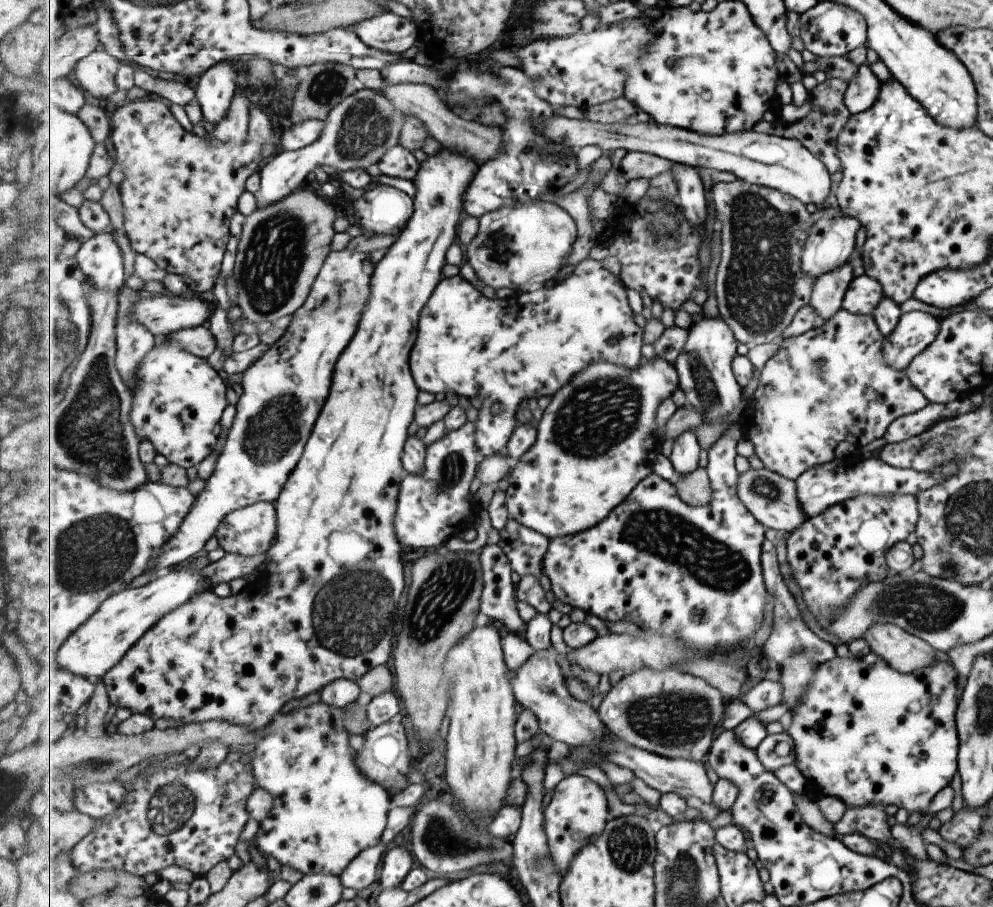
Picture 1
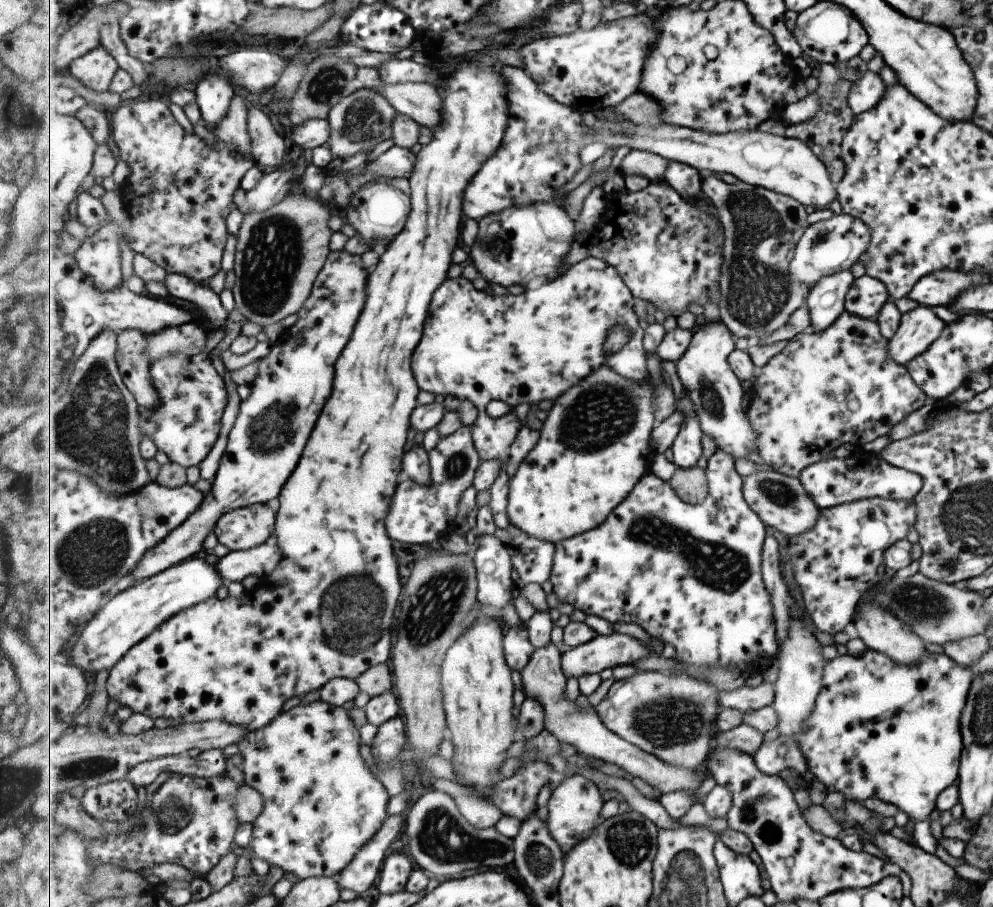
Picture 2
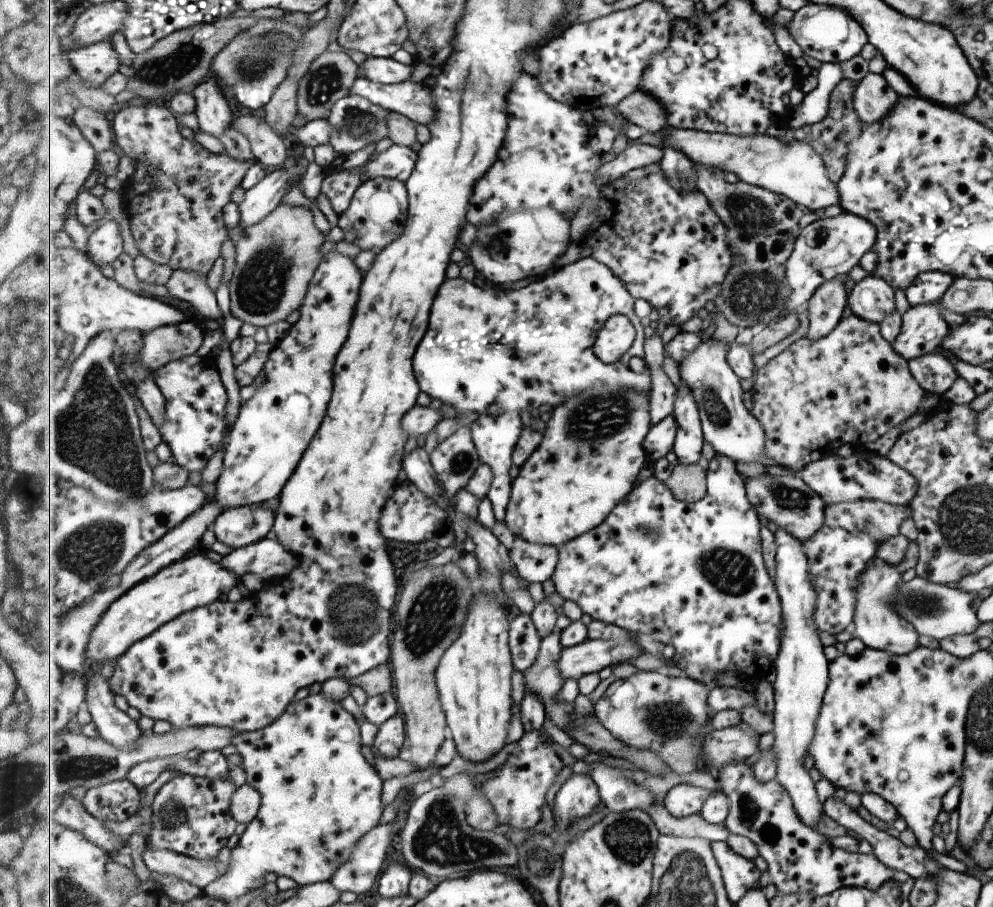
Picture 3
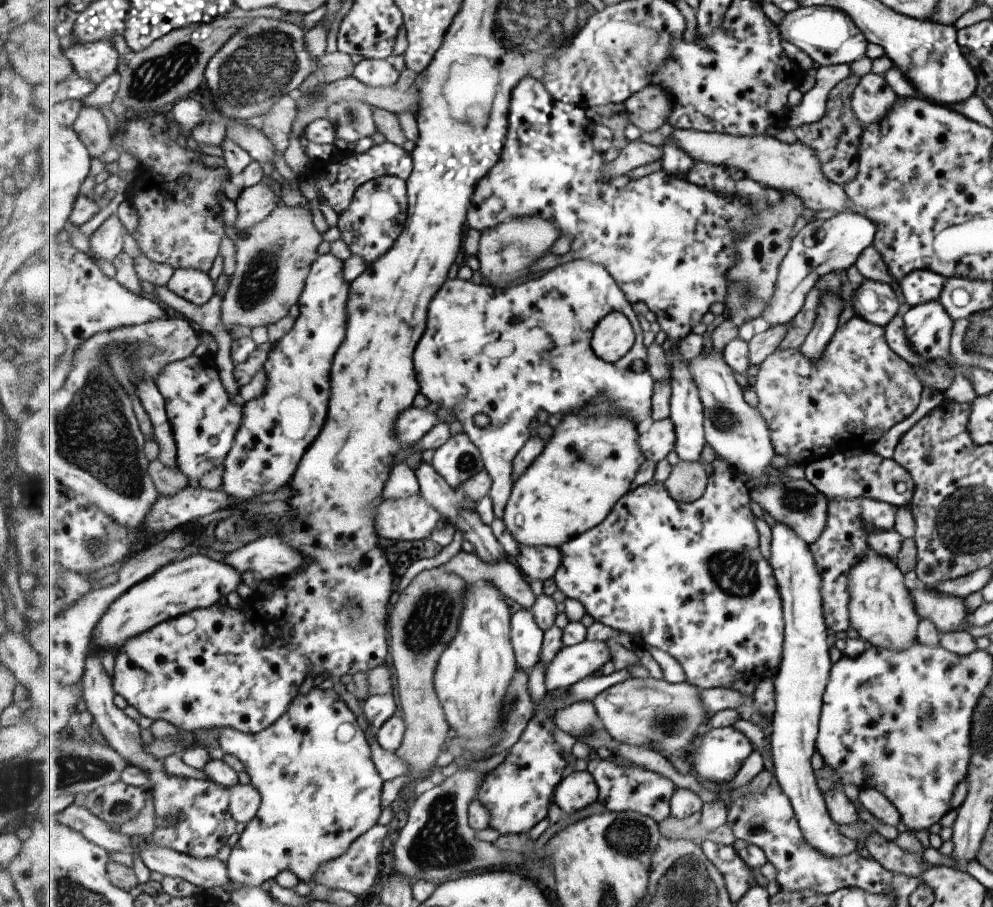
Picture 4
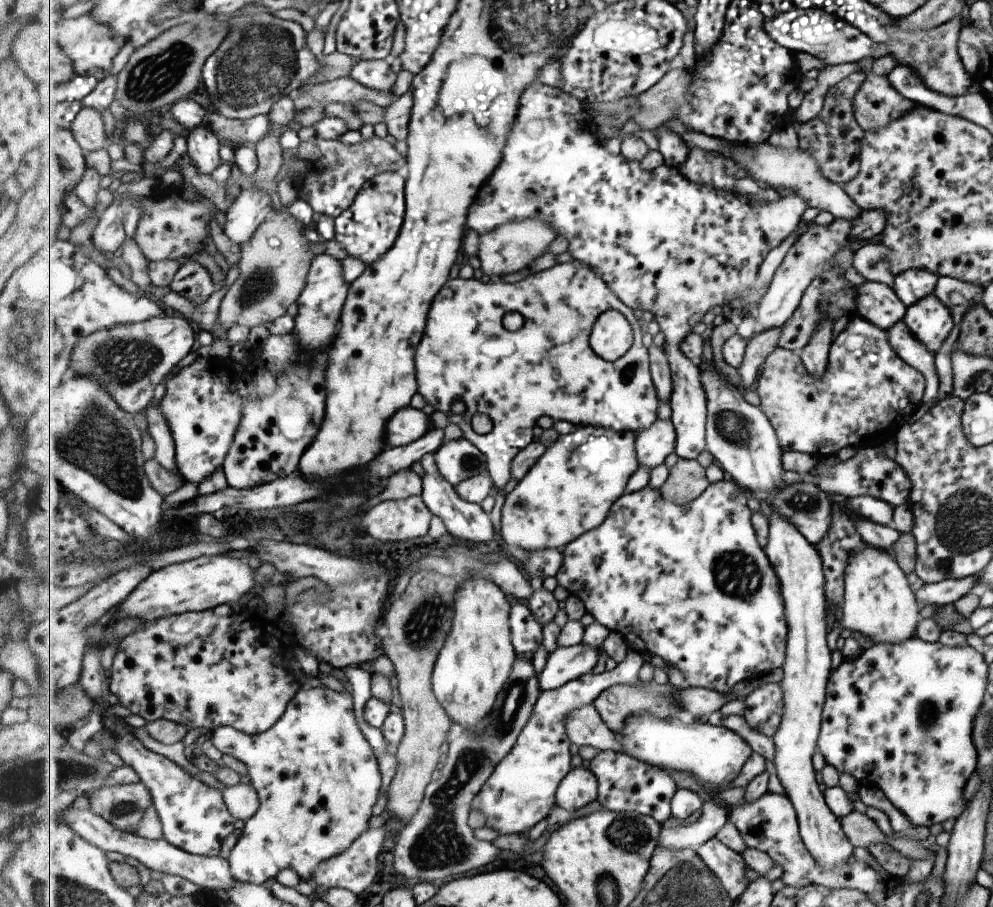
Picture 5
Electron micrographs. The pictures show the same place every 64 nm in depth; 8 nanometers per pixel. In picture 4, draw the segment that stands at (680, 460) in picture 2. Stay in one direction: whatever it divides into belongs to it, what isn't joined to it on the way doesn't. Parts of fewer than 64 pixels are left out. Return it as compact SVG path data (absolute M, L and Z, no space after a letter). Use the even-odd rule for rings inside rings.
M535 78L525 79L521 88L515 90L509 122L507 142L502 152L505 158L493 170L495 176L489 180L487 175L487 180L479 184L479 192L475 192L475 200L472 199L469 208L469 224L473 229L483 232L514 217L555 216L555 220L561 220L561 206L565 202L567 216L571 214L571 220L583 222L579 224L579 240L575 240L575 258L601 264L618 281L627 300L631 304L643 302L656 315L661 329L669 336L672 342L669 349L672 360L670 417L677 426L675 452L681 461L701 460L701 454L707 446L705 408L691 372L691 364L677 354L677 342L691 333L699 316L709 312L715 302L725 303L729 292L729 272L739 260L739 242L747 242L749 236L757 240L761 236L767 240L787 238L789 230L797 224L803 208L806 208L803 200L788 194L783 204L775 204L761 214L751 214L739 198L733 198L731 202L727 196L697 186L687 178L673 176L665 169L636 180L629 174L614 176L612 164L605 163L603 153L595 150L593 136L585 128L591 124L585 116L585 109L556 99L547 90L546 84ZM561 172L577 172L577 178L561 184Z

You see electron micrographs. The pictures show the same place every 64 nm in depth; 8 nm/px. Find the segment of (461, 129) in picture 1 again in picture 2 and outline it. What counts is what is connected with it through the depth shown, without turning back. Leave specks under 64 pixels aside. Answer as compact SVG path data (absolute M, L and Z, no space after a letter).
M429 83L386 84L376 90L386 96L397 112L410 116L420 126L433 131L443 122L445 100L441 100L439 90Z

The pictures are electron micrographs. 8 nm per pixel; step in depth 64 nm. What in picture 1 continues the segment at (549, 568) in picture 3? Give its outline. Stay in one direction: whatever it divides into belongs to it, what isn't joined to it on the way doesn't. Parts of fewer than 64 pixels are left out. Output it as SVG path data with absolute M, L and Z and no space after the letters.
M509 518L507 526L500 530L499 546L509 556L513 570L522 578L537 576L545 572L545 558L549 554L550 539L535 530L529 530L519 520Z

